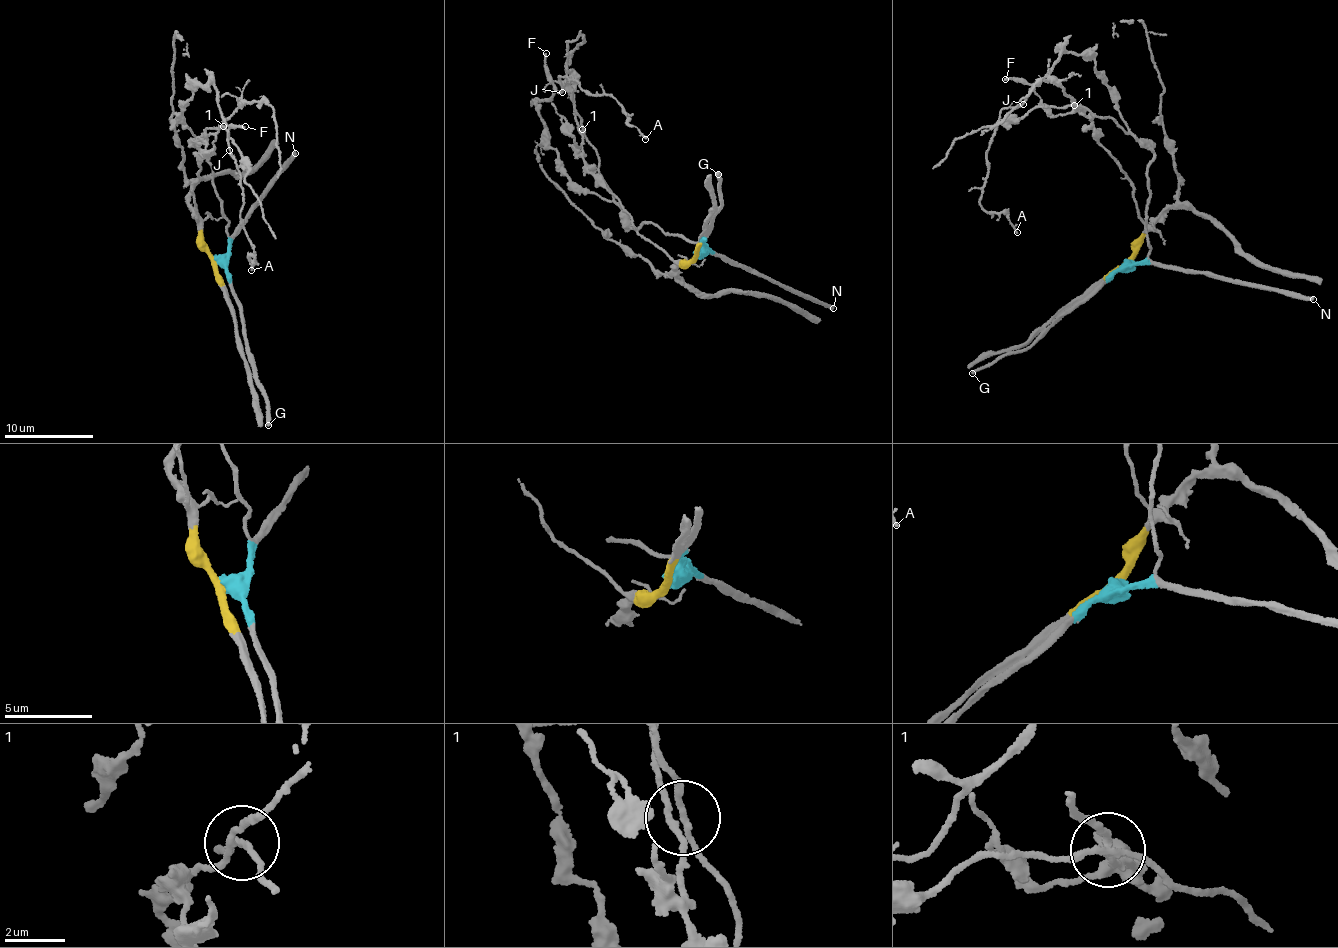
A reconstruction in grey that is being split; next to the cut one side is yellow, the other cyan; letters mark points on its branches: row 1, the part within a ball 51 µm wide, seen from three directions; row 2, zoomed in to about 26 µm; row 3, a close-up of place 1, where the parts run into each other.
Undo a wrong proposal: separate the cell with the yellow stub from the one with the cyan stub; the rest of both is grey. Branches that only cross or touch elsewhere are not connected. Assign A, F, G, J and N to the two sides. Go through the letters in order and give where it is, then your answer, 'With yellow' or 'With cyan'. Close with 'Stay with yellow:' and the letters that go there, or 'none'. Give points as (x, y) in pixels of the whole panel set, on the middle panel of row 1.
A: Place: (645, 139). With cyan
F: Place: (546, 53). With cyan
G: Place: (718, 174). With cyan
J: Place: (562, 92). With cyan
N: Place: (833, 308). With cyan
Stay with yellow: none

